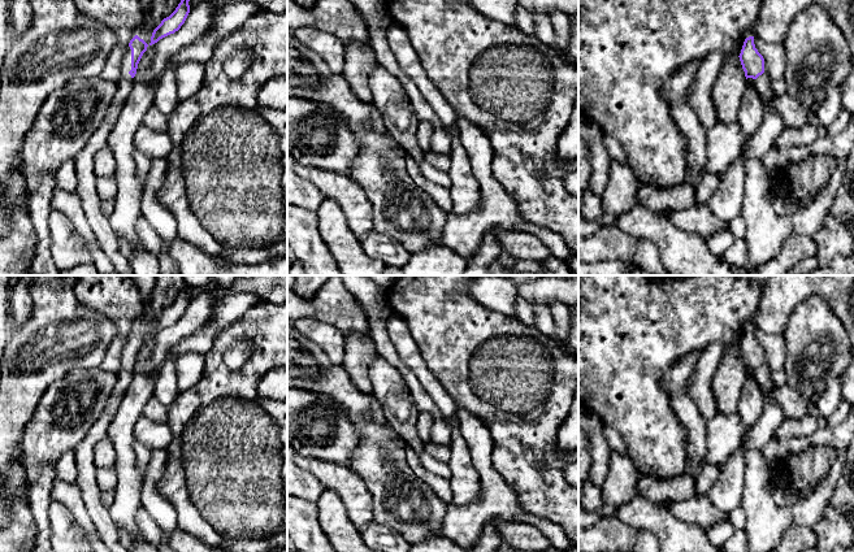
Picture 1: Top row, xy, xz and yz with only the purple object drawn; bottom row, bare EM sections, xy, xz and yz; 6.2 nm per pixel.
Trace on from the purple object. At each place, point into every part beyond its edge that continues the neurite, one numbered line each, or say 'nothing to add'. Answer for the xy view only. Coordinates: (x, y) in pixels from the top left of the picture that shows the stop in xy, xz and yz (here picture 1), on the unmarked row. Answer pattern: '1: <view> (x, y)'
1: xy (107, 530)

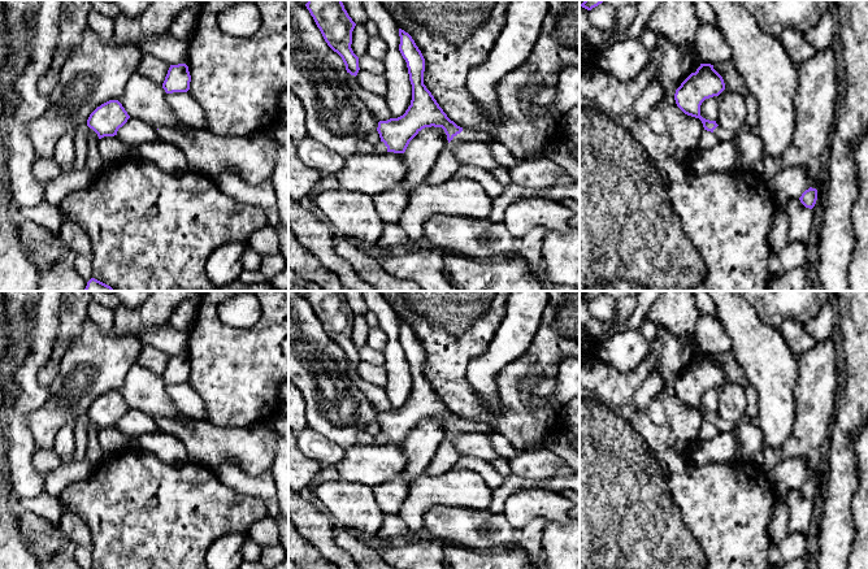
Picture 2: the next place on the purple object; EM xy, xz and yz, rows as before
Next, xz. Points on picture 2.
1: xz (446, 456)

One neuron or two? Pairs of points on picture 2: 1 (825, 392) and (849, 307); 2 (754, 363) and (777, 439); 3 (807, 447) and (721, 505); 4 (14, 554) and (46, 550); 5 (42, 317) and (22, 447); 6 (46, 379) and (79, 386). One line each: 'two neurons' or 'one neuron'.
1: two neurons
2: one neuron
3: two neurons
4: two neurons
5: one neuron
6: two neurons

